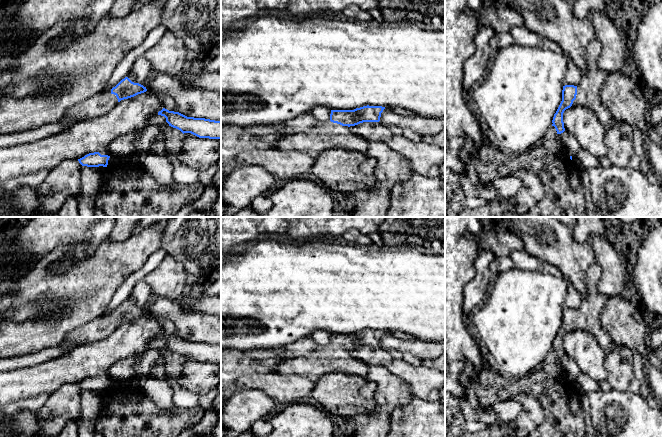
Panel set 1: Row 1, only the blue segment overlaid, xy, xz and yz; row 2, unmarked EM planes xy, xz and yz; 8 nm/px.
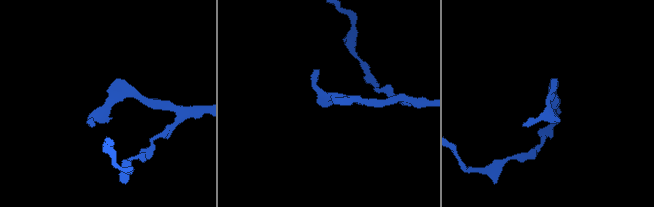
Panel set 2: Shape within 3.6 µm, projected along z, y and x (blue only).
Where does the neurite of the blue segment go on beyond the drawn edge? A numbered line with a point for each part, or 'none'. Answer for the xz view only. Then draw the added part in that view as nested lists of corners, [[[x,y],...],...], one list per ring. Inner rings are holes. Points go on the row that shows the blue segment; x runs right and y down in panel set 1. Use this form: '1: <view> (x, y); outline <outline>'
1: xz (326, 135); outline [[[331,121],[319,122],[309,132],[286,135],[275,148],[283,151],[303,151],[313,155],[332,148],[341,148],[364,154],[369,142],[353,134],[348,126]]]

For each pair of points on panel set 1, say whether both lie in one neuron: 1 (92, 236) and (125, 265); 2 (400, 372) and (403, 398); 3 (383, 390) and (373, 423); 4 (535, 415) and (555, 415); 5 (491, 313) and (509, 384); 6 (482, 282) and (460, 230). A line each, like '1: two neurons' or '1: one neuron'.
1: one neuron
2: two neurons
3: one neuron
4: two neurons
5: two neurons
6: two neurons

